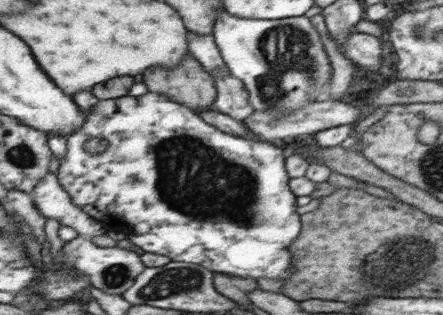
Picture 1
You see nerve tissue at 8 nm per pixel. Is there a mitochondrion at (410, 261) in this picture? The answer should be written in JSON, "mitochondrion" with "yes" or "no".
{"mitochondrion":"yes"}

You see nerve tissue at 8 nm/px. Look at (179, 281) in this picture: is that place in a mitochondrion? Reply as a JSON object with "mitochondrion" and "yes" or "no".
{"mitochondrion":"yes"}

